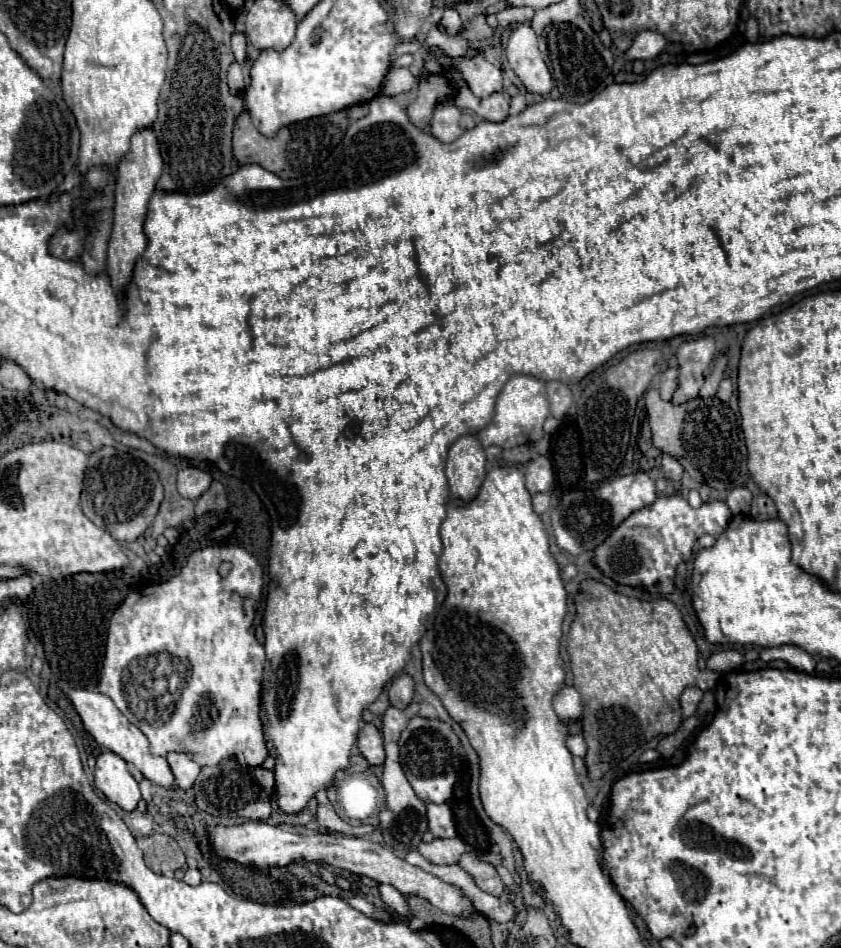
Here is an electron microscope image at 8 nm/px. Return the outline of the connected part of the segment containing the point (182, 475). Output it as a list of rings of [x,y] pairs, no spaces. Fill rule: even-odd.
[[[183,467],[177,473],[177,491],[185,499],[199,499],[211,485],[211,475],[197,467]]]

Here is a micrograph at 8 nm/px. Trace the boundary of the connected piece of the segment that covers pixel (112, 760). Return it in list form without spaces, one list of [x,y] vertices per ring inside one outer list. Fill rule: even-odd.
[[[103,751],[97,757],[95,787],[125,811],[133,811],[141,799],[139,783],[131,775],[127,763],[111,751]]]

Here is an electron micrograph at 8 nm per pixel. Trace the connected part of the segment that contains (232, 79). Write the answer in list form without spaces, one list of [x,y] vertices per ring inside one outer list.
[[[233,63],[229,67],[229,91],[233,95],[241,95],[245,91],[245,83],[243,83],[243,73],[241,73],[241,65]]]

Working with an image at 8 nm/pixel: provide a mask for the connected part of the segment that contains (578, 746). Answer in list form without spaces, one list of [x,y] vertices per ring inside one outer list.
[[[571,733],[571,735],[567,737],[567,749],[569,749],[573,755],[577,755],[577,757],[585,757],[587,745],[585,745],[585,741],[583,741],[583,735],[581,735],[581,733]]]

